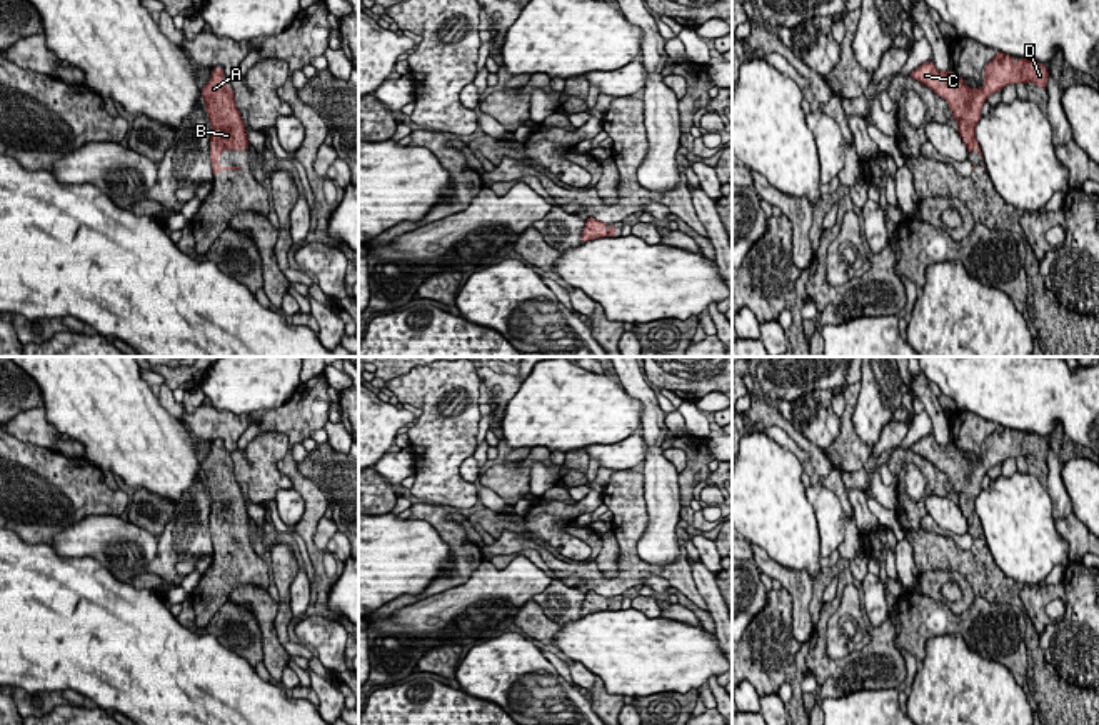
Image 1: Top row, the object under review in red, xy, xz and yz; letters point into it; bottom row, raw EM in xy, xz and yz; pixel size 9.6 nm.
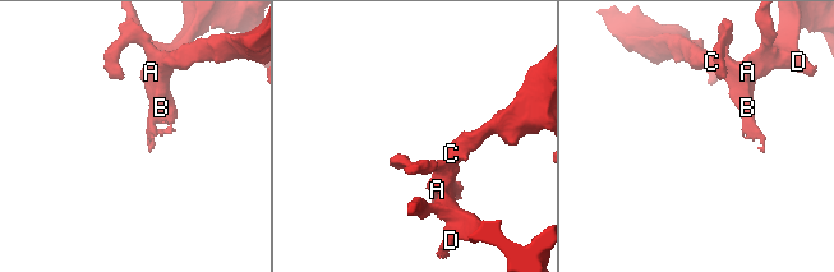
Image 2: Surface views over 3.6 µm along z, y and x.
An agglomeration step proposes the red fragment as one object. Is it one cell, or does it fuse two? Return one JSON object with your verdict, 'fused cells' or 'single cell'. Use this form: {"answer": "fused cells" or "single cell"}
{"answer": "single cell"}

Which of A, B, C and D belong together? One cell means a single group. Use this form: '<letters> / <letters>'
A B C D

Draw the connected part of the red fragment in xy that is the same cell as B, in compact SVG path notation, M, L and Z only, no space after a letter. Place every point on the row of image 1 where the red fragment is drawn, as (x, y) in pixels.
M220 67L212 70L210 80L202 87L202 98L205 102L205 112L210 120L212 137L210 137L210 163L213 177L218 177L220 170L242 170L240 167L220 167L218 155L223 150L247 150L248 138L235 107L233 88L227 88L228 82Z

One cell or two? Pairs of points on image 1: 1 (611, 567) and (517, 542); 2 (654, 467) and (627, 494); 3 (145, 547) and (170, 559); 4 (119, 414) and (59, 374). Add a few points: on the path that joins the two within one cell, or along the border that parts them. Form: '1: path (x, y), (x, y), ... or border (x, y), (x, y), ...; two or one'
1: border (611, 527), (619, 550), (617, 574), (604, 579); two
2: border (641, 474), (646, 514), (649, 517); two
3: border (159, 537), (157, 555), (145, 565); two
4: path (104, 402), (74, 374); one

